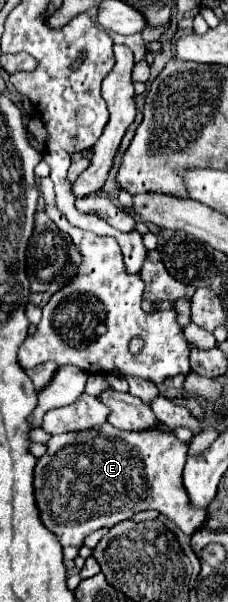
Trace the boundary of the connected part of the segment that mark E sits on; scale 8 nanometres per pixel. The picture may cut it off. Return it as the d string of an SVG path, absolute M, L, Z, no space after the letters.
M102 423L78 433L54 435L48 441L48 451L38 459L34 469L36 505L42 515L42 523L58 535L60 543L78 545L100 527L112 527L124 519L130 519L138 511L154 509L174 521L180 531L192 535L206 521L206 509L194 509L188 505L188 495L182 485L182 471L186 463L188 445L178 441L174 433L162 429L144 431L120 431L110 423Z

